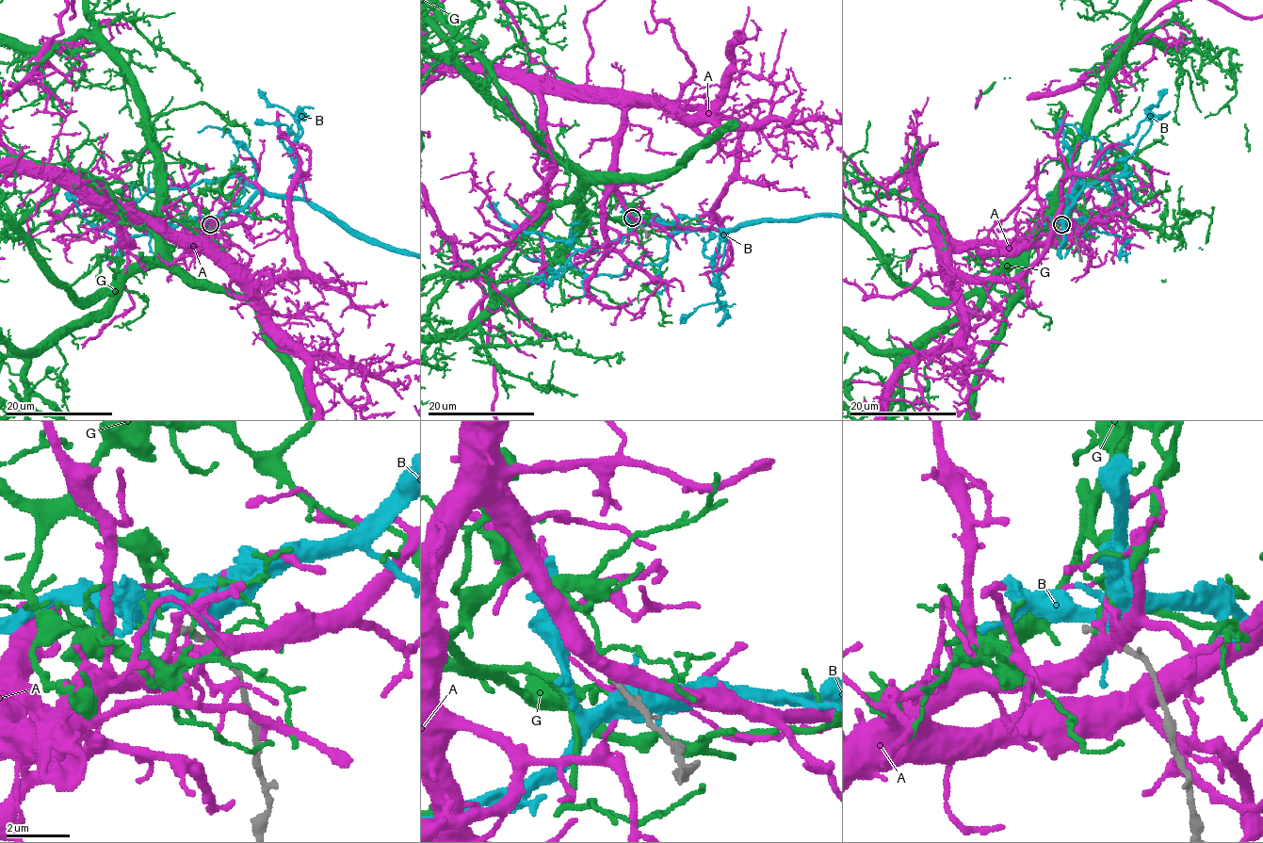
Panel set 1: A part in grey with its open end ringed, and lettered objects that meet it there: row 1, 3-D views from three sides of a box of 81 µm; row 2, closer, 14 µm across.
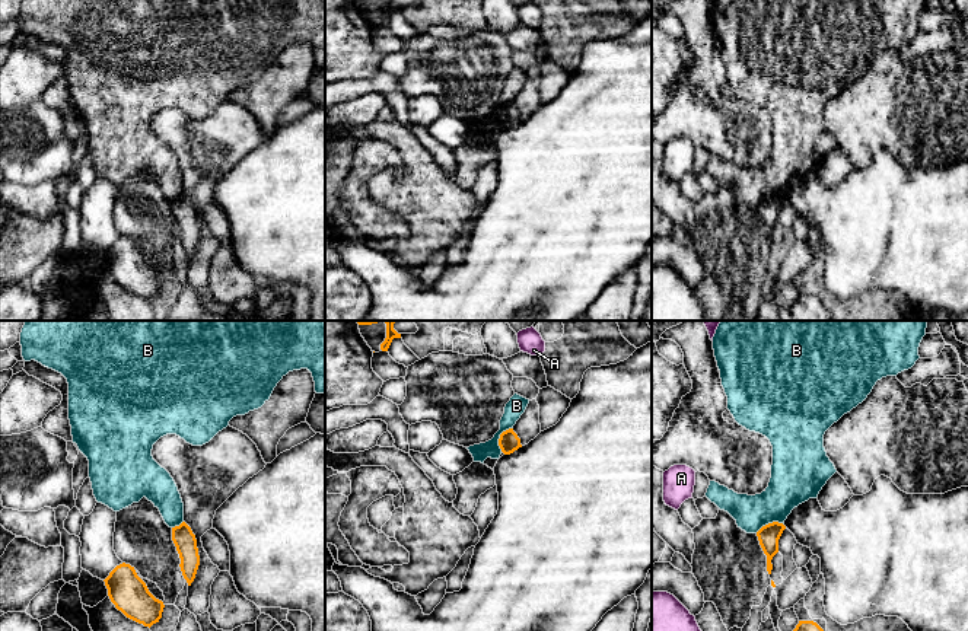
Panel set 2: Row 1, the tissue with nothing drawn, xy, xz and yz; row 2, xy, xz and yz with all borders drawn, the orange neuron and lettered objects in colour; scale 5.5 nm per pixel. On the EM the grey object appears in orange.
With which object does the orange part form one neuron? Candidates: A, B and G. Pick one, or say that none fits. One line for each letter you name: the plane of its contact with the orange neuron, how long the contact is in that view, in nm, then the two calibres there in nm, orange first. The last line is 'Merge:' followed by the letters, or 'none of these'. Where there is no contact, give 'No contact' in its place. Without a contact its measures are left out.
Merge: none of these

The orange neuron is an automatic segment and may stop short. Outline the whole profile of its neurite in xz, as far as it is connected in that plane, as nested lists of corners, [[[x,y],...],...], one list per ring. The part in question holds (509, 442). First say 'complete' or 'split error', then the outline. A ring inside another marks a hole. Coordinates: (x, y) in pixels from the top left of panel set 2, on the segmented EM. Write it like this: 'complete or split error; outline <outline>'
complete; outline [[[509,428],[500,434],[499,446],[504,455],[510,455],[519,447],[522,447],[520,439],[513,431],[513,428]]]

